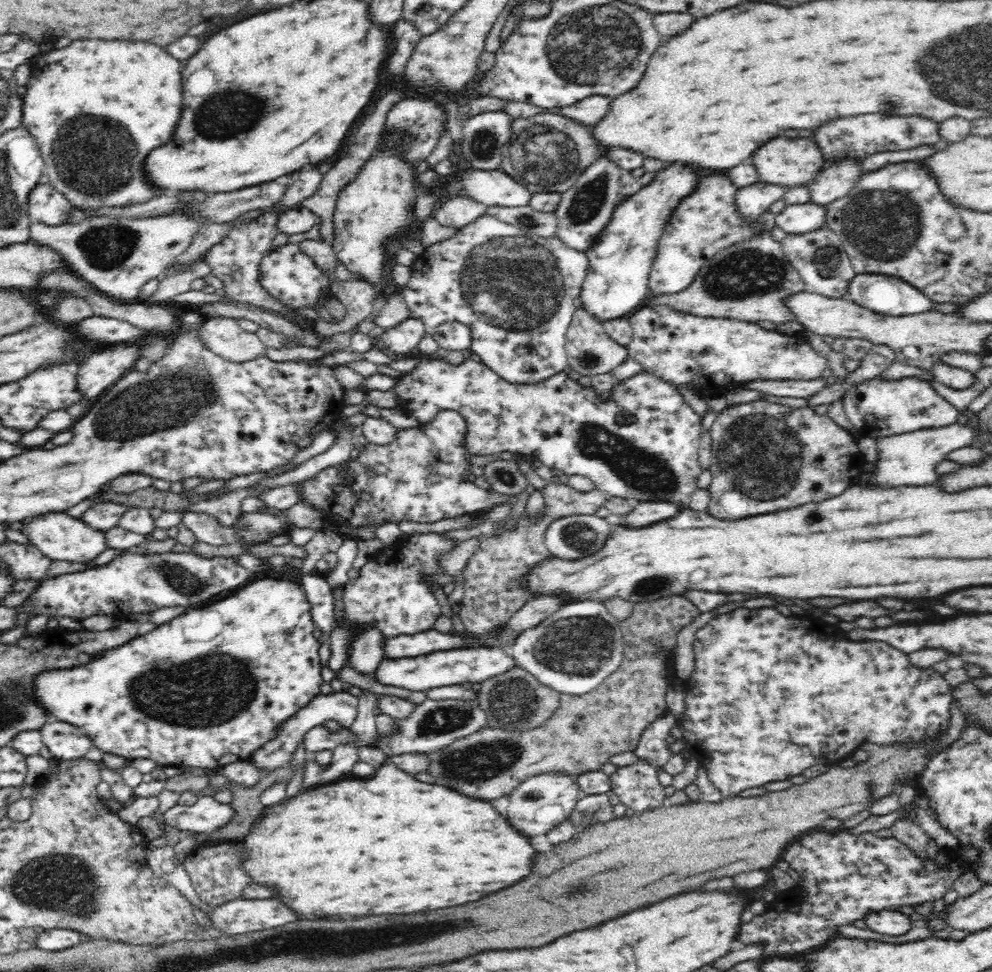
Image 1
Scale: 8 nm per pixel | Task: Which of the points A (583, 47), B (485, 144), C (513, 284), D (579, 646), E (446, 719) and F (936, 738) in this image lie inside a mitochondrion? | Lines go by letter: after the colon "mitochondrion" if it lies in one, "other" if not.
A: mitochondrion
B: mitochondrion
C: mitochondrion
D: mitochondrion
E: mitochondrion
F: other

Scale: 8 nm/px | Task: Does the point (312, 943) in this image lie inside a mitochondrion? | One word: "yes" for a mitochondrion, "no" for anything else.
yes

